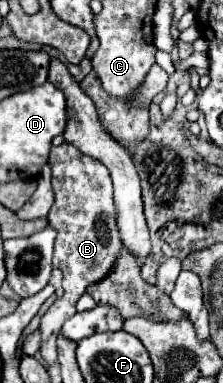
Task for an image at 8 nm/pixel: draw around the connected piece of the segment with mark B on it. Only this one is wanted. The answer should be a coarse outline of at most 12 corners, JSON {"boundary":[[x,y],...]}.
{"boundary":[[50,150],[64,296],[40,318],[56,360],[62,324],[122,250],[108,168]]}

